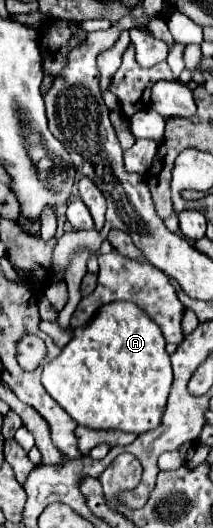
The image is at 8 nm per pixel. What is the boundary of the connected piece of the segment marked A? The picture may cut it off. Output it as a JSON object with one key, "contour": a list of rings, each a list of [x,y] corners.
{"contour":[[[117,301],[117,303],[109,303],[109,305],[101,307],[97,311],[97,315],[93,317],[93,321],[89,321],[83,327],[73,329],[73,339],[61,349],[61,355],[43,367],[43,387],[47,389],[47,393],[77,421],[77,425],[83,425],[89,429],[121,429],[121,431],[131,431],[137,435],[141,435],[143,431],[151,431],[161,421],[161,415],[163,415],[165,405],[167,405],[167,395],[169,395],[171,383],[173,383],[171,361],[169,361],[169,353],[165,351],[165,339],[161,335],[161,329],[149,319],[149,315],[145,315],[145,311],[139,305],[133,305],[127,301]]]}

